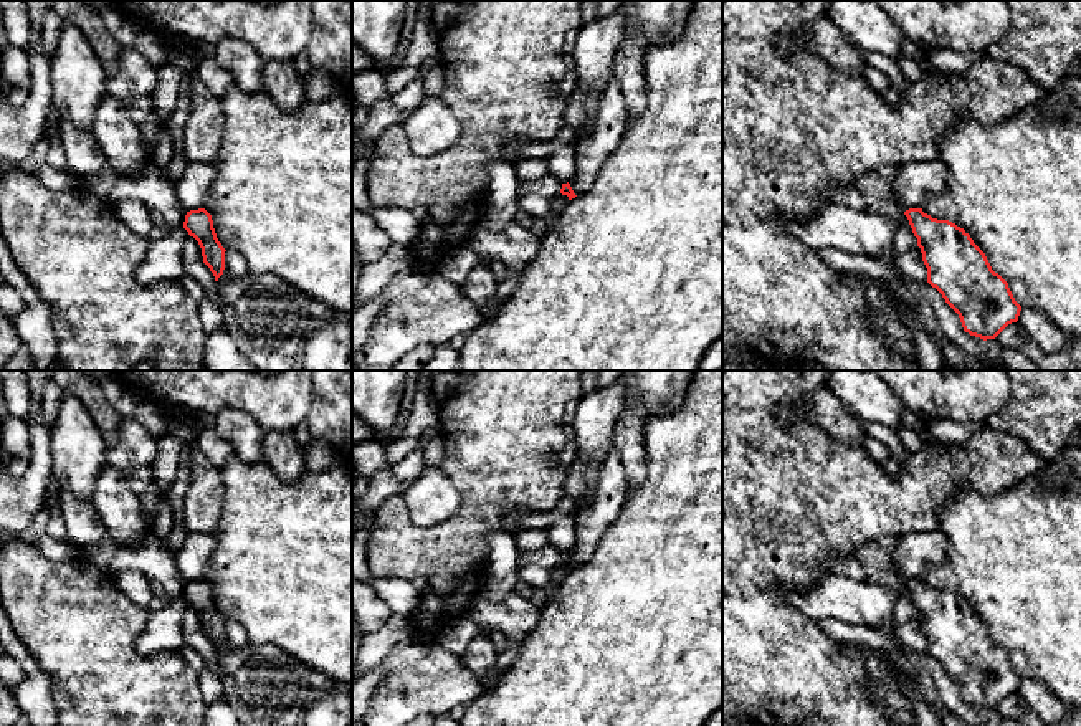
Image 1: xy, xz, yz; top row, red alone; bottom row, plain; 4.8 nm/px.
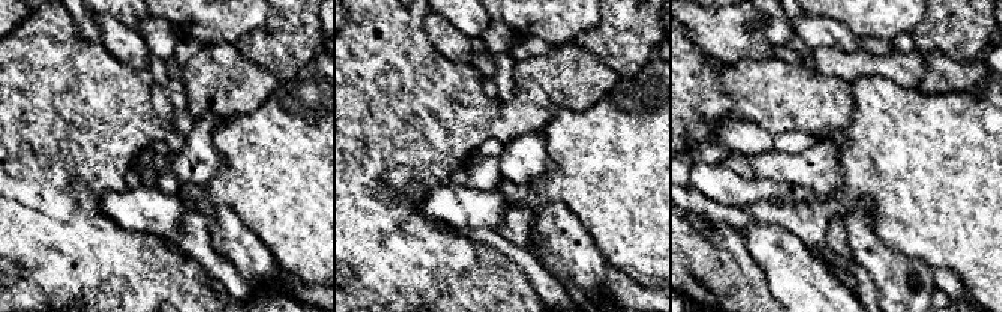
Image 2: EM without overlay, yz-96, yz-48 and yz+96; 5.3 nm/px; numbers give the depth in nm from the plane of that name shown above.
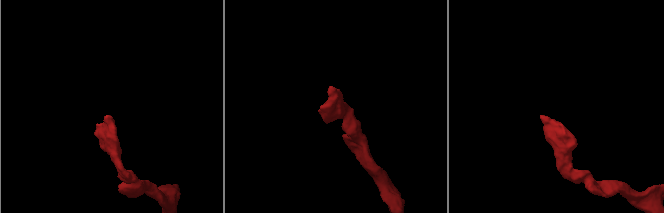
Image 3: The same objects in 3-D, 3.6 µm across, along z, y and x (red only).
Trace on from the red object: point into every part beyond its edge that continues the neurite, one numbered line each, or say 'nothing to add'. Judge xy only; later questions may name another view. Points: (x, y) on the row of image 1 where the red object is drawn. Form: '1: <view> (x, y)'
1: xy (149, 186)

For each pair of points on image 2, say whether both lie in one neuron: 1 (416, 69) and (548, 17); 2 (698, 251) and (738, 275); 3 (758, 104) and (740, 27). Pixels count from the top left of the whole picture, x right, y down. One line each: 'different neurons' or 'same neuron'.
1: different neurons
2: same neuron
3: different neurons

